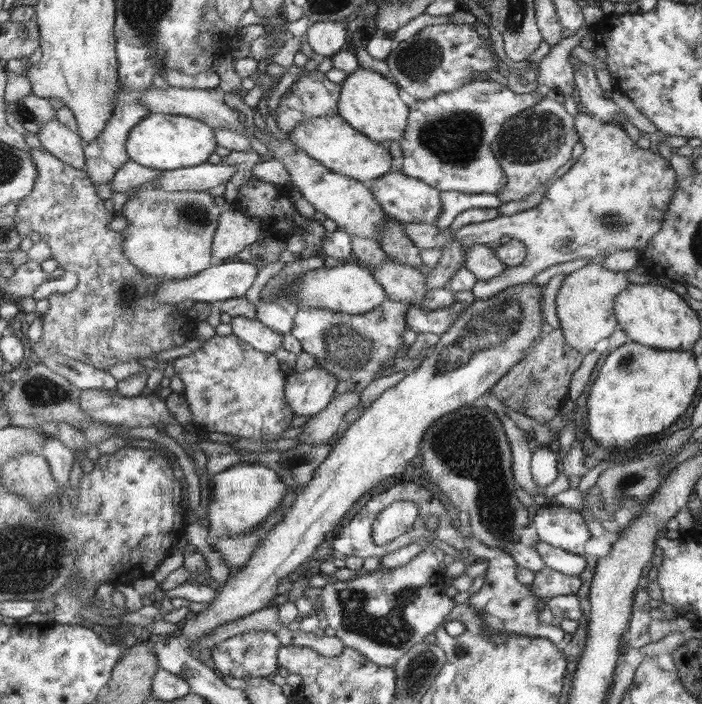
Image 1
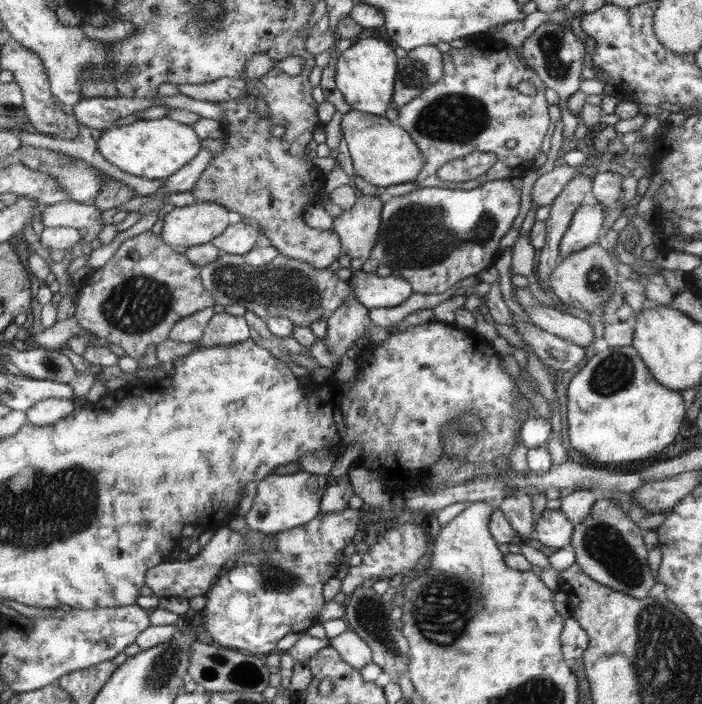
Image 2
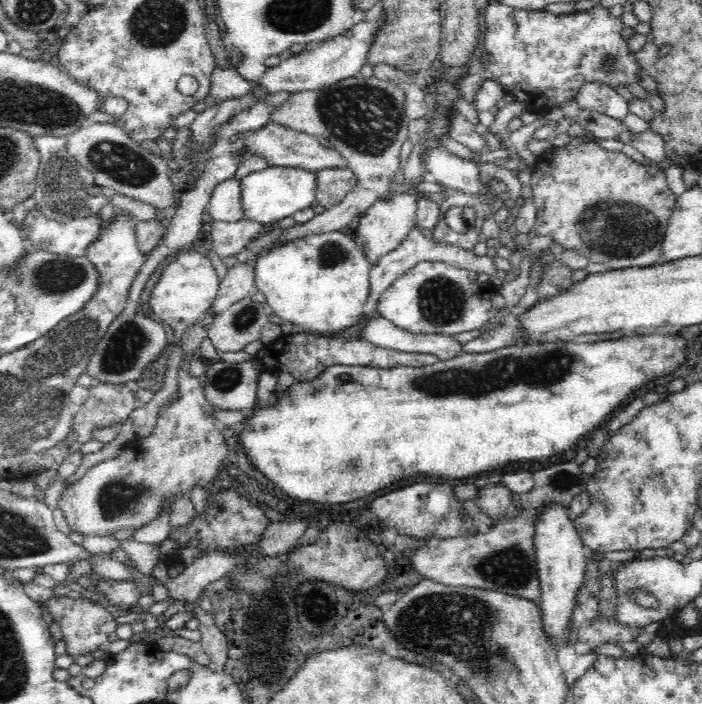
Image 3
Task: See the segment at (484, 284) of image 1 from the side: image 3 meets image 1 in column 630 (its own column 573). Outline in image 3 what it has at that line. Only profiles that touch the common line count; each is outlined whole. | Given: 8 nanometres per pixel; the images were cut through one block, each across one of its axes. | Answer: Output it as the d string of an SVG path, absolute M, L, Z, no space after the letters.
M574 137L573 139L570 138L570 140L566 147L552 147L544 151L538 156L535 167L531 168L533 173L530 186L533 191L534 205L537 207L536 232L538 232L538 235L552 236L552 239L556 240L556 243L560 244L562 248L566 248L566 250L576 250L591 263L603 264L608 270L644 268L656 264L659 256L663 254L663 236L667 232L669 219L673 214L677 202L676 194L668 188L664 171L651 165L637 163L622 152L606 150L586 137Z

